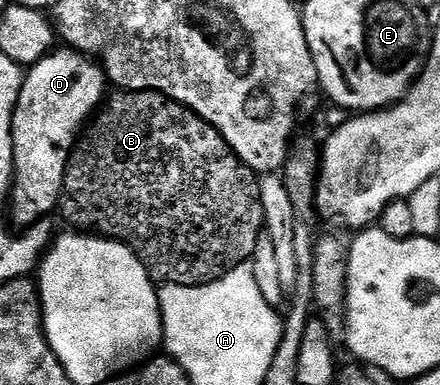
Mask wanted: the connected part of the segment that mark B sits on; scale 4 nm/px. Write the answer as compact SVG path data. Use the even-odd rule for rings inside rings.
M116 90L113 93L113 96L111 93L103 101L102 107L95 113L91 123L83 129L82 135L77 139L76 147L72 149L72 157L68 159L68 169L64 175L64 194L60 197L58 205L59 215L64 215L65 222L72 224L68 226L81 233L95 234L127 244L146 266L149 276L157 285L181 284L197 288L200 284L213 284L216 280L231 276L238 266L251 261L254 250L258 246L258 238L264 232L264 211L257 173L237 158L222 133L214 125L206 123L198 113L186 105L163 96L160 92Z

